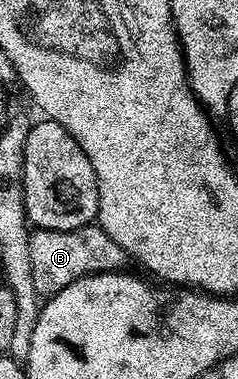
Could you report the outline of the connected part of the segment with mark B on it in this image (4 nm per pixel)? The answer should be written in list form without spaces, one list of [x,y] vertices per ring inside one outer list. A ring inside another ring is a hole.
[[[95,222],[84,227],[69,231],[42,231],[31,232],[31,248],[33,263],[33,285],[41,297],[57,295],[66,285],[78,281],[87,275],[101,275],[107,271],[124,271],[130,256]]]

